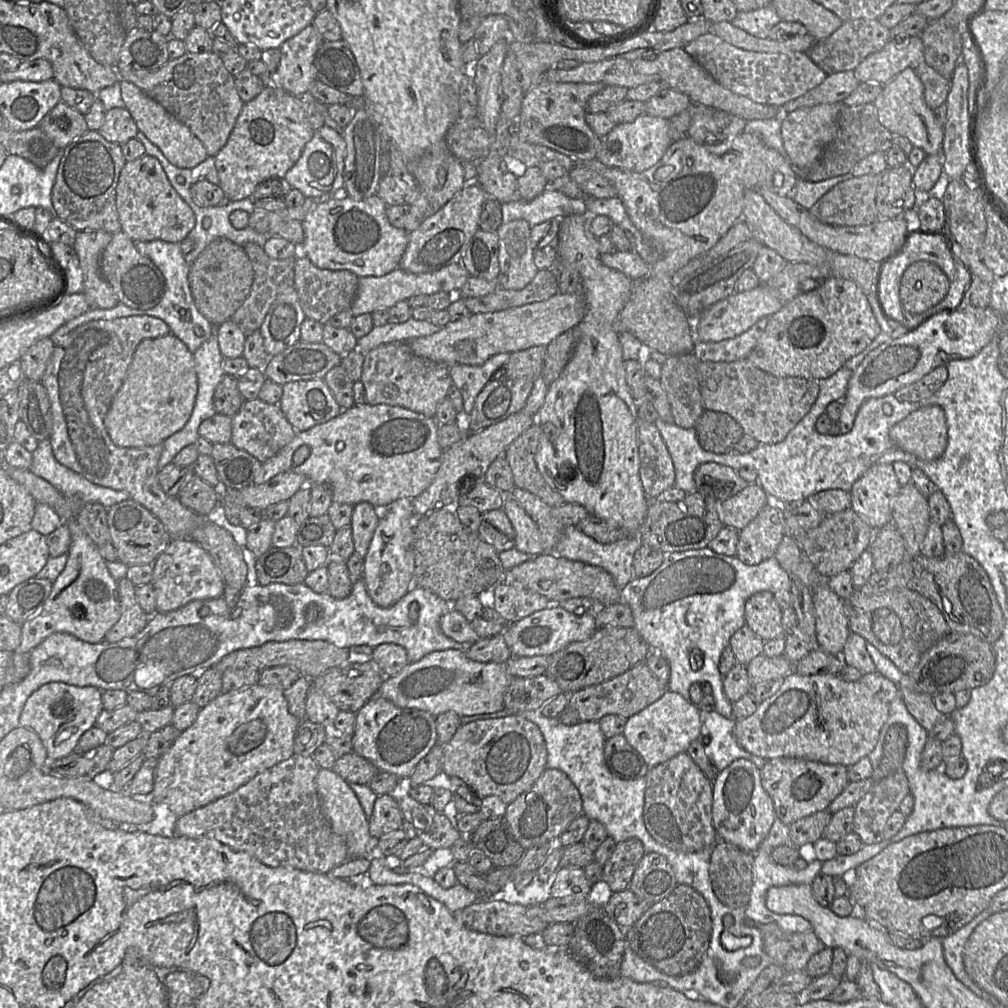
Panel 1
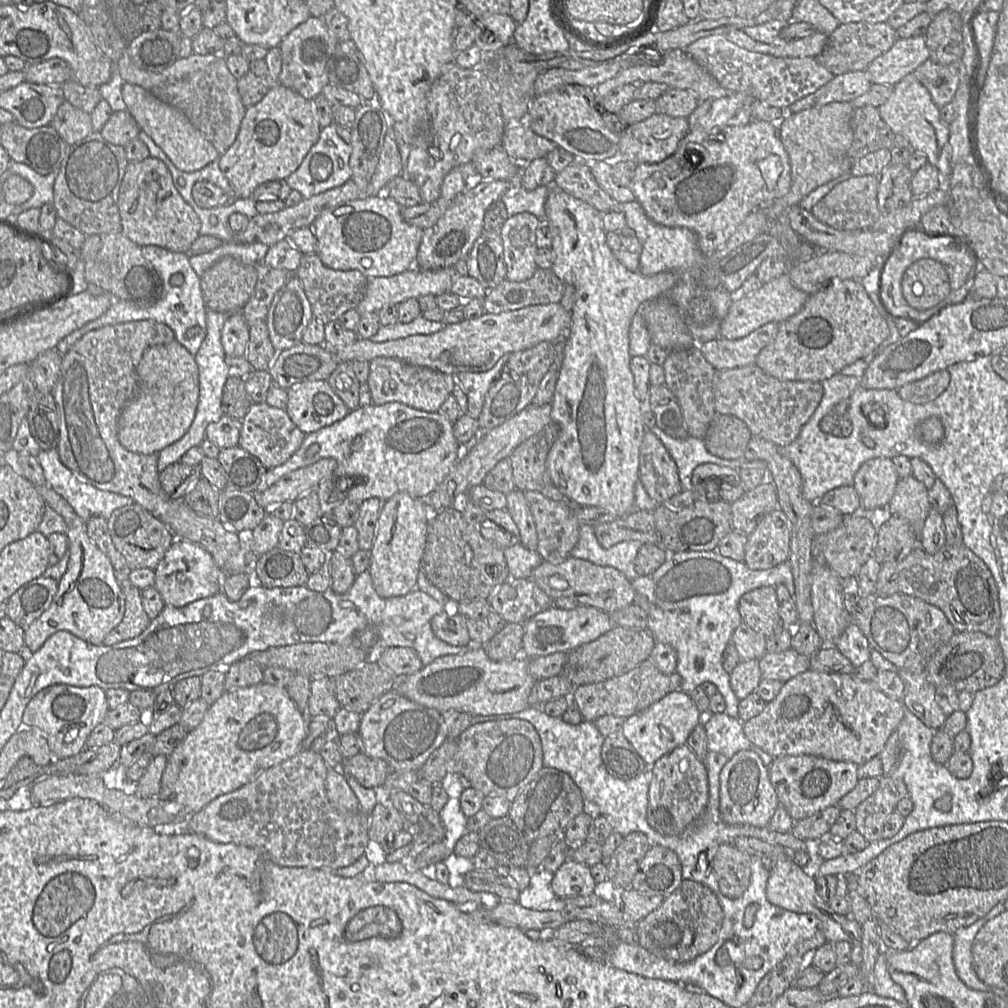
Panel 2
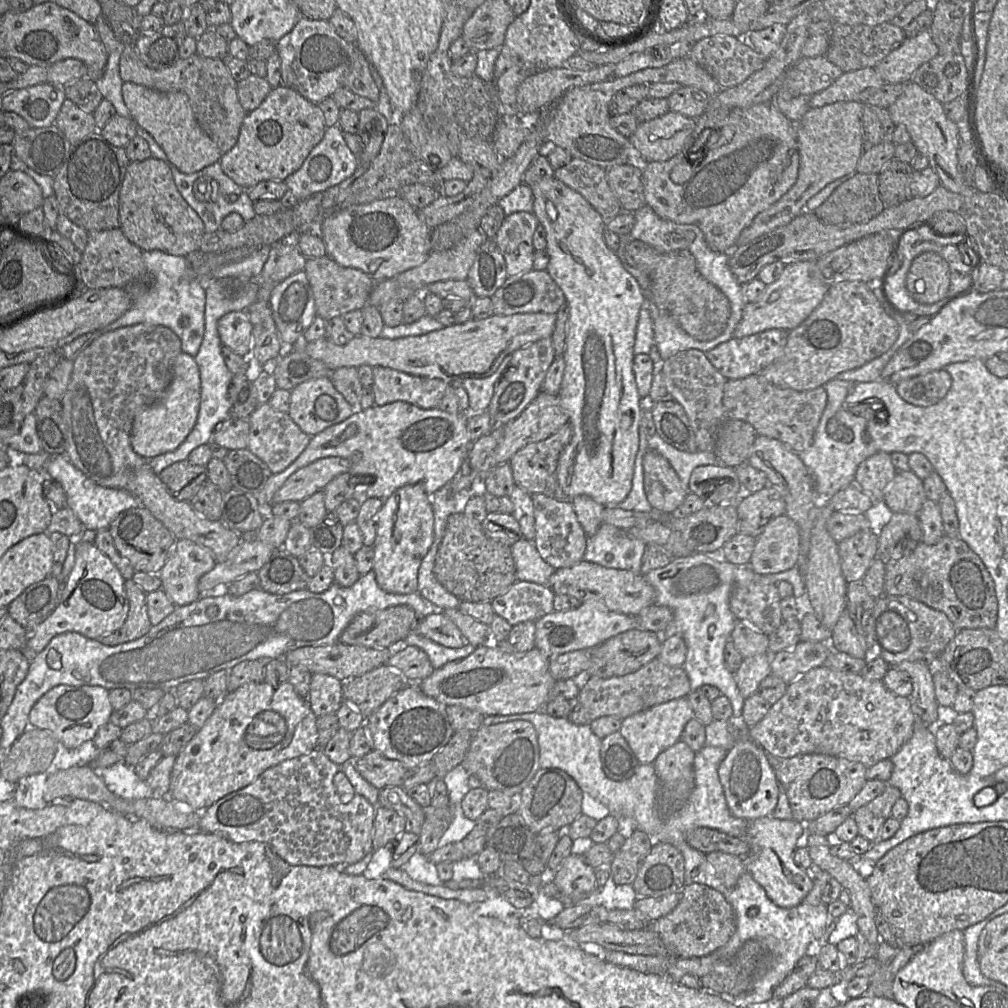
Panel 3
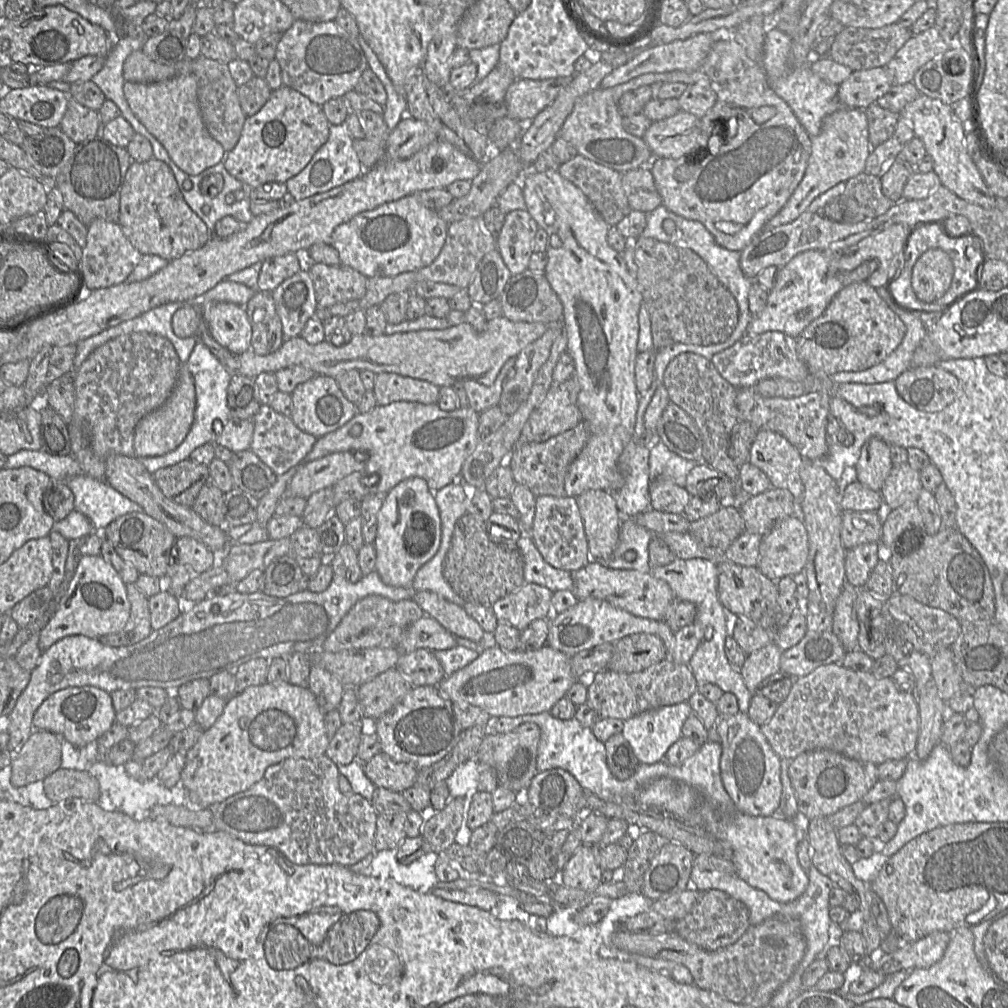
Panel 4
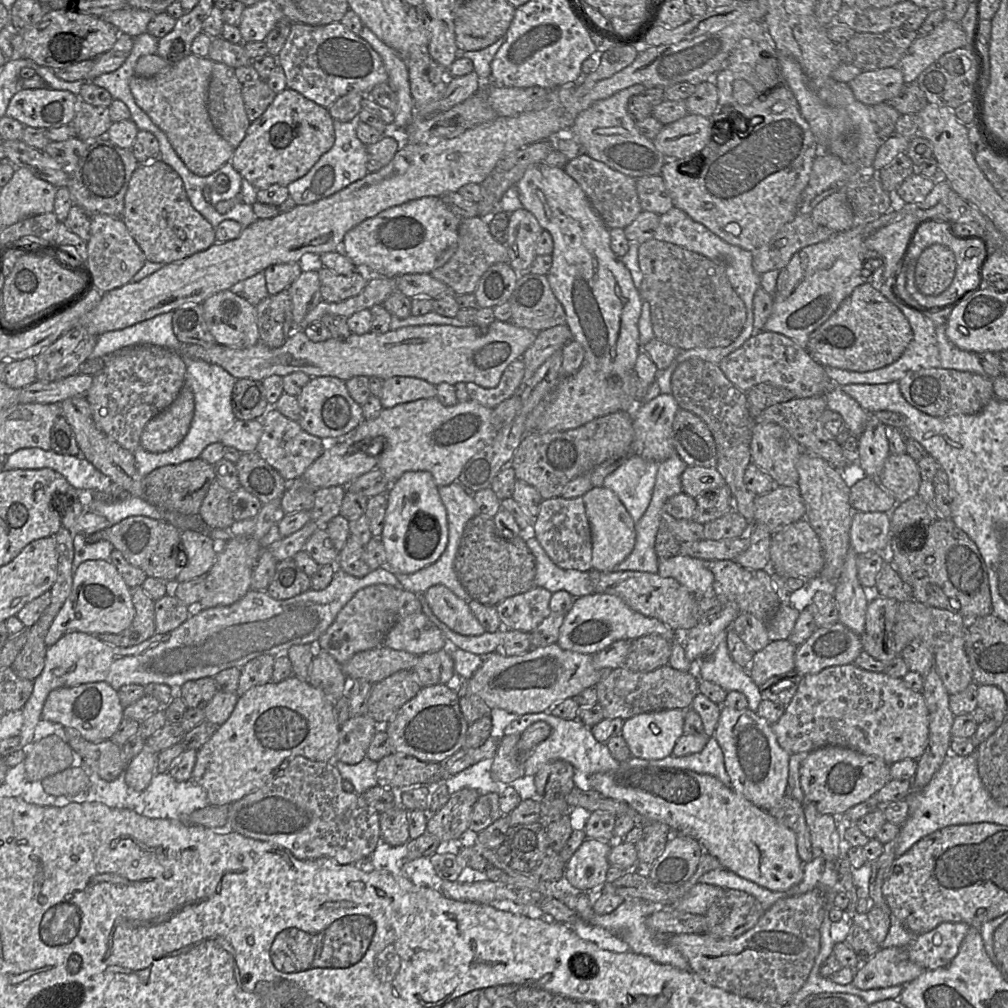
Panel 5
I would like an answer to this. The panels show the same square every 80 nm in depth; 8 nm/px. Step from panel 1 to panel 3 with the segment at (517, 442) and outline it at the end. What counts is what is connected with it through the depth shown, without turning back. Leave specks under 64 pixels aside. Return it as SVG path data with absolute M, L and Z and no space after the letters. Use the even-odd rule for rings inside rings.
M570 423L562 426L556 433L545 440L530 443L517 451L509 460L515 485L528 493L543 494L555 500L570 500L560 487L556 475L559 457L573 436Z

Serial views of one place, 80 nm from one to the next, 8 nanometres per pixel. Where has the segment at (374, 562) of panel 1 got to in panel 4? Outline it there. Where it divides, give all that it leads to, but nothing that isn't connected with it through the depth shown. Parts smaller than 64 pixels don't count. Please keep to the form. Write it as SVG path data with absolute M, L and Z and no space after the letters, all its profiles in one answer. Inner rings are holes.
M423 478L402 480L383 496L374 541L375 571L386 585L411 588L417 570L437 553L441 537L441 519L434 491Z

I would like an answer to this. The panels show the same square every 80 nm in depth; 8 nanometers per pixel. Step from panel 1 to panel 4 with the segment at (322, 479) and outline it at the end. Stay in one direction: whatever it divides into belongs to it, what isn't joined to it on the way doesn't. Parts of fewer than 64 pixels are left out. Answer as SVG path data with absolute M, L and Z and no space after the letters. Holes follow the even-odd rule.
M397 401L385 406L377 405L367 413L358 412L341 428L318 437L312 450L301 463L277 476L273 486L258 500L255 523L267 525L275 515L277 503L287 494L290 480L305 464L335 452L351 451L360 461L366 458L364 471L379 475L379 483L370 487L370 494L384 496L399 482L411 477L423 478L430 490L437 491L460 475L465 460L482 438L478 424L479 413L470 407L444 411L437 403ZM355 424L362 426L362 432L357 437L350 434Z

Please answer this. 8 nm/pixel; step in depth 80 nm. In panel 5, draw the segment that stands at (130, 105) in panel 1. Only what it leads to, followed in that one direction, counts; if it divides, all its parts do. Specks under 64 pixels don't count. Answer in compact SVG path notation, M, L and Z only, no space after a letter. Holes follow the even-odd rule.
M189 54L152 77L134 75L129 81L136 104L166 135L186 167L198 176L208 176L233 156L233 148L215 130L206 107L213 62L208 56Z

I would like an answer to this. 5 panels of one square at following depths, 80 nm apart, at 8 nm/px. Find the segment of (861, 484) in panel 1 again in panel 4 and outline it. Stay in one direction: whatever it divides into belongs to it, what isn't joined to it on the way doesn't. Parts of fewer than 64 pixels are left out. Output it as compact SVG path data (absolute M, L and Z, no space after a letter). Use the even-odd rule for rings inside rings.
M872 437L862 446L855 466L856 479L870 489L880 492L892 467L890 445L880 438Z

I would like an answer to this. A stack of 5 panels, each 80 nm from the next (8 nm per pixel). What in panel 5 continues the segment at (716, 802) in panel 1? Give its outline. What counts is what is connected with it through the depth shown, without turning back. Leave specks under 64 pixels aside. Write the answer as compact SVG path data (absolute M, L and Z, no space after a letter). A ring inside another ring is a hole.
M722 706L714 736L723 752L725 768L731 780L730 786L734 791L764 810L772 808L785 796L790 754L779 745L771 724L765 718L760 717L748 707L739 710Z

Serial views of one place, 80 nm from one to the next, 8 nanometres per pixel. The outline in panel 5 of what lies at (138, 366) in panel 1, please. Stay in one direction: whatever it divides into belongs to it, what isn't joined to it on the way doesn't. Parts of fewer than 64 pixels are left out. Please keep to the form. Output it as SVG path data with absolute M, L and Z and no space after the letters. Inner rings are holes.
M184 383L175 401L143 429L140 446L151 453L175 448L187 435L194 416L194 395Z

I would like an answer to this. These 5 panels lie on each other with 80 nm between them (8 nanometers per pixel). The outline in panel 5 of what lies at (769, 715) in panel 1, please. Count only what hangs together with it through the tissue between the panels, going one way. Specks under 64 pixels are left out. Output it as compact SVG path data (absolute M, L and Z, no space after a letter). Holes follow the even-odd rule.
M854 664L830 666L822 669L816 674L804 675L798 685L797 691L788 705L785 706L785 712L780 719L771 724L771 728L777 738L779 745L790 755L797 753L809 753L820 747L840 746L850 748L860 753L877 756L882 758L886 763L892 764L904 759L917 760L924 752L928 744L929 735L929 713L925 699L921 692L913 691L908 688L903 679L892 678L885 673L876 673L864 670Z

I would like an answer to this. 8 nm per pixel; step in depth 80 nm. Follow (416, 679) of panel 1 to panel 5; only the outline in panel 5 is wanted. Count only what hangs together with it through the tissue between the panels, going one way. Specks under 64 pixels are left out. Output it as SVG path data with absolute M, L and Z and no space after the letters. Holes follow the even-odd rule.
M556 643L531 649L527 653L518 656L506 656L500 650L480 657L483 658L481 666L460 685L461 694L476 695L492 709L499 708L517 715L549 712L560 701L573 698L586 688L595 687L607 672L597 670L593 666L591 655L564 650Z

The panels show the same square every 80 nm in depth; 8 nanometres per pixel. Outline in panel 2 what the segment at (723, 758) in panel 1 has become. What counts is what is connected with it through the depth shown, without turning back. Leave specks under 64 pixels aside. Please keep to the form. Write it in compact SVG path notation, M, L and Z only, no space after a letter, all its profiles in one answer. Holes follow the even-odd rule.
M725 712L712 713L703 719L703 725L709 751L721 753L729 760L741 750L751 750L759 755L767 767L774 760L746 737L743 722L739 718L732 718Z

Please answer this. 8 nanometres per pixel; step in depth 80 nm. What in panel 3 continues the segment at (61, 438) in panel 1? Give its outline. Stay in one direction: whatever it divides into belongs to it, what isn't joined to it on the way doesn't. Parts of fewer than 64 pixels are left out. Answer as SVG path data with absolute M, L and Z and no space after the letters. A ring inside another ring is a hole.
M136 324L101 335L77 355L70 382L61 399L67 430L65 456L89 479L104 487L124 489L128 475L147 463L148 460L137 455L131 447L133 420L140 411L163 397L172 381L173 362L181 352L181 341L169 328Z

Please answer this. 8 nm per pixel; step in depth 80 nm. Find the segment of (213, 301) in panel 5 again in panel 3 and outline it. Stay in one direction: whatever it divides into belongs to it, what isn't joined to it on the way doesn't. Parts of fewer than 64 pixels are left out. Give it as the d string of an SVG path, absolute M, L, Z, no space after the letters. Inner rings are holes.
M233 311L221 317L217 324L220 341L241 357L249 357L252 350L252 325L246 311Z

